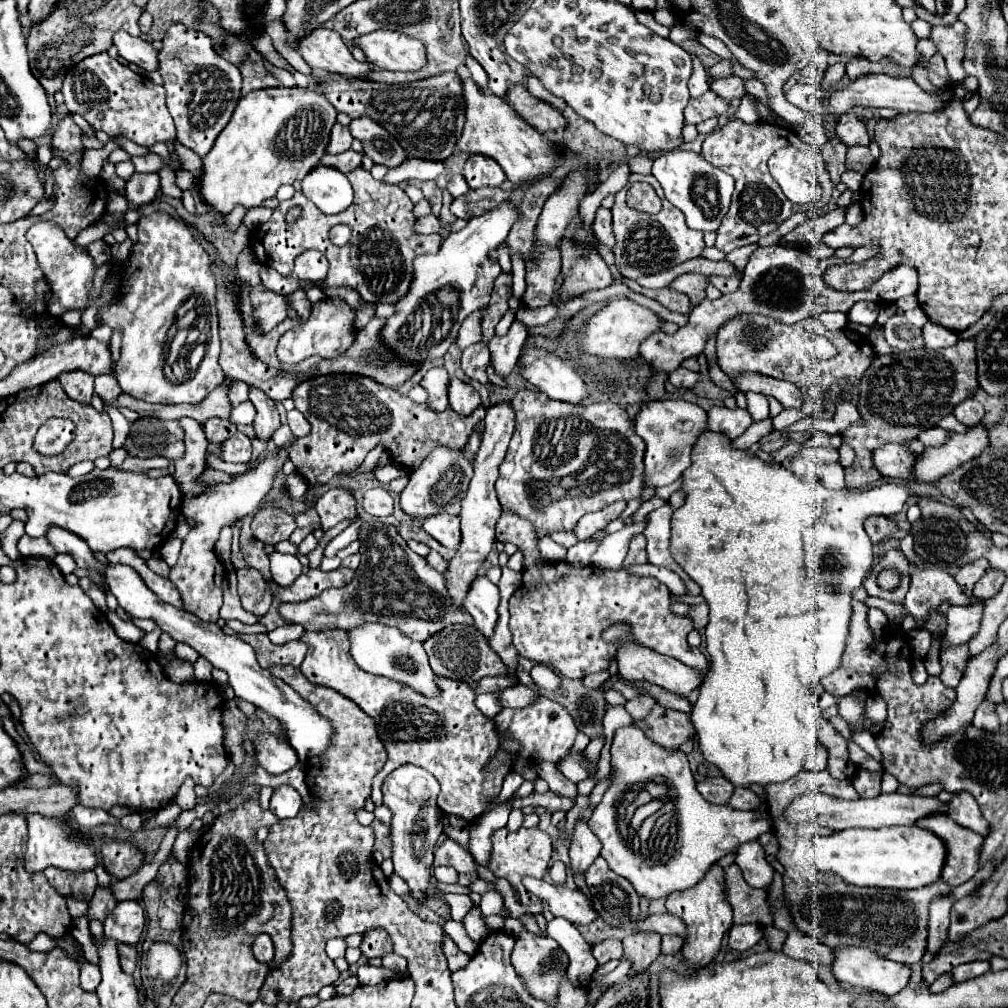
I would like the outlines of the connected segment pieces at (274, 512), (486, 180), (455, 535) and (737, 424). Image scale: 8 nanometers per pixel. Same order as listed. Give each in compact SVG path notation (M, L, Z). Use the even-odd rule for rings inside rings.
M265 502L265 506L255 514L251 522L253 536L263 542L275 546L281 540L289 540L291 532L297 528L295 518L281 508L275 508L273 502Z
M469 154L469 160L465 162L463 176L471 188L483 188L493 186L499 188L507 178L503 168L489 156L483 154Z
M437 514L423 522L423 528L429 536L441 542L445 548L457 550L461 544L461 530L459 530L459 516Z
M713 406L707 412L707 416L709 416L709 428L713 432L727 436L729 440L735 440L737 436L741 436L753 422L751 414L747 410L741 410L741 408L729 410L725 406Z

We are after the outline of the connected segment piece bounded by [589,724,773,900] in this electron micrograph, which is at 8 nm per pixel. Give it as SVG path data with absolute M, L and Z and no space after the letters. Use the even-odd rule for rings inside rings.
M635 724L627 728L619 728L615 732L611 756L613 756L611 766L615 770L613 782L605 792L601 804L593 810L593 816L589 818L589 826L597 834L597 838L603 842L601 856L607 860L609 868L619 876L627 878L641 898L647 898L647 900L667 898L673 892L695 886L707 874L707 870L719 858L723 858L723 852L719 850L719 842L723 842L727 834L735 836L743 844L749 840L757 840L763 832L773 830L773 818L767 812L749 812L749 810L741 812L741 810L729 810L727 806L713 806L705 802L705 798L701 798L701 794L695 788L695 778L691 774L687 756L681 750L667 750L657 746L655 742L649 742L643 730ZM643 782L661 782L669 788L671 798L677 798L679 842L675 844L675 854L667 864L655 864L651 860L639 858L619 834L617 812L613 812L613 806L617 808L623 794Z

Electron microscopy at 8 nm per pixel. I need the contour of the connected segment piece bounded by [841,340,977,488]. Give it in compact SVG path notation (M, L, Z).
M959 340L955 346L941 350L909 350L875 356L859 384L859 426L843 430L843 444L855 452L853 466L845 468L847 488L873 486L881 474L871 460L871 452L883 444L907 444L919 436L921 430L933 428L955 406L977 392L977 364L973 340Z

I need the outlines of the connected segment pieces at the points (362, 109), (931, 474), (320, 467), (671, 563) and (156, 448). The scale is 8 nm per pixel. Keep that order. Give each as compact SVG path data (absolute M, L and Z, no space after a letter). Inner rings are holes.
M457 72L393 86L379 82L349 82L339 74L327 74L321 80L319 90L325 92L337 112L345 112L351 118L373 118L399 140L409 156L421 160L447 160L455 152L465 126L463 80Z
M985 426L969 428L965 434L951 432L949 440L939 448L925 448L921 458L917 460L915 476L917 482L933 482L939 478L939 474L947 474L949 470L955 470L961 462L967 462L969 458L981 454L981 450L987 446L987 430Z
M327 374L327 376L313 376L313 378L307 378L305 382L301 382L301 384L293 390L293 396L291 396L291 398L293 398L293 402L295 402L295 408L297 408L297 410L307 418L307 422L311 424L309 436L297 438L297 442L295 442L295 444L291 446L291 450L289 450L289 458L291 458L293 464L297 466L297 472L309 482L307 494L315 494L315 492L319 490L319 486L325 484L327 480L331 480L333 476L337 476L337 474L349 474L349 472L353 472L355 468L359 468L361 462L365 460L367 452L373 450L375 446L383 446L383 448L391 454L391 460L393 460L395 464L407 468L407 470L415 470L415 468L427 458L427 454L429 454L433 448L437 448L437 446L447 446L447 448L453 448L453 450L463 450L463 448L467 446L467 442L469 442L469 436L471 436L471 432L473 432L473 426L475 426L479 420L485 418L485 408L483 408L483 406L479 406L479 408L473 412L473 416L459 416L459 414L453 412L451 408L445 410L445 412L435 412L435 410L431 410L427 404L417 404L417 402L413 402L409 396L403 396L403 394L399 394L397 390L391 390L391 388L387 388L387 386L379 386L379 384L373 382L371 378L365 378L365 376L351 376L351 374Z
M665 504L657 510L653 510L649 514L649 522L647 522L647 528L645 528L645 538L647 538L647 558L651 564L655 566L663 566L663 568L669 568L673 570L687 586L687 592L697 596L701 590L699 586L677 566L677 562L673 560L671 552L669 552L669 538L671 538L671 504Z
M139 418L131 424L131 434L125 442L125 450L137 458L163 456L177 460L185 454L183 428L173 420Z

